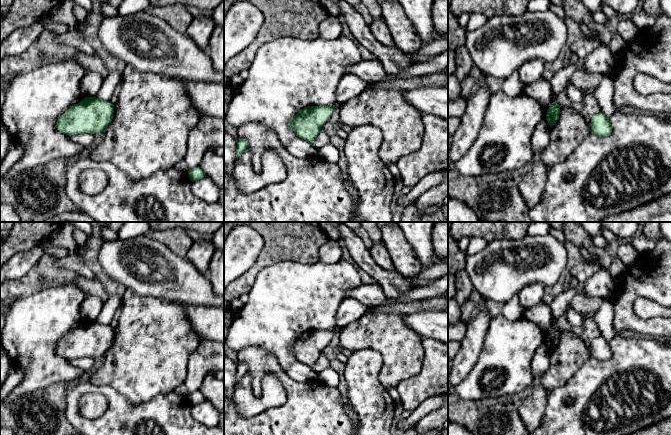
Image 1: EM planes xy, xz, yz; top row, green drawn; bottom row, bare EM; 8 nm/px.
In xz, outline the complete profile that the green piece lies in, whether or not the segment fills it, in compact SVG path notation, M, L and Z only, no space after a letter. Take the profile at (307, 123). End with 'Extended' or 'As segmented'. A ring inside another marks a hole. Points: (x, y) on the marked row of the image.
M337 103L333 106L308 106L303 108L288 123L288 126L293 129L297 137L313 144L336 105Z. As segmented

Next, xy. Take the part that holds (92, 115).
M85 97L81 102L58 117L56 128L66 134L105 132L113 119L114 105L96 97Z. As segmented

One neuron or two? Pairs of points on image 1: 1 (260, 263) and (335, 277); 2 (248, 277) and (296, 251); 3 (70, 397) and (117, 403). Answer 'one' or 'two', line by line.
1: two
2: one
3: one

